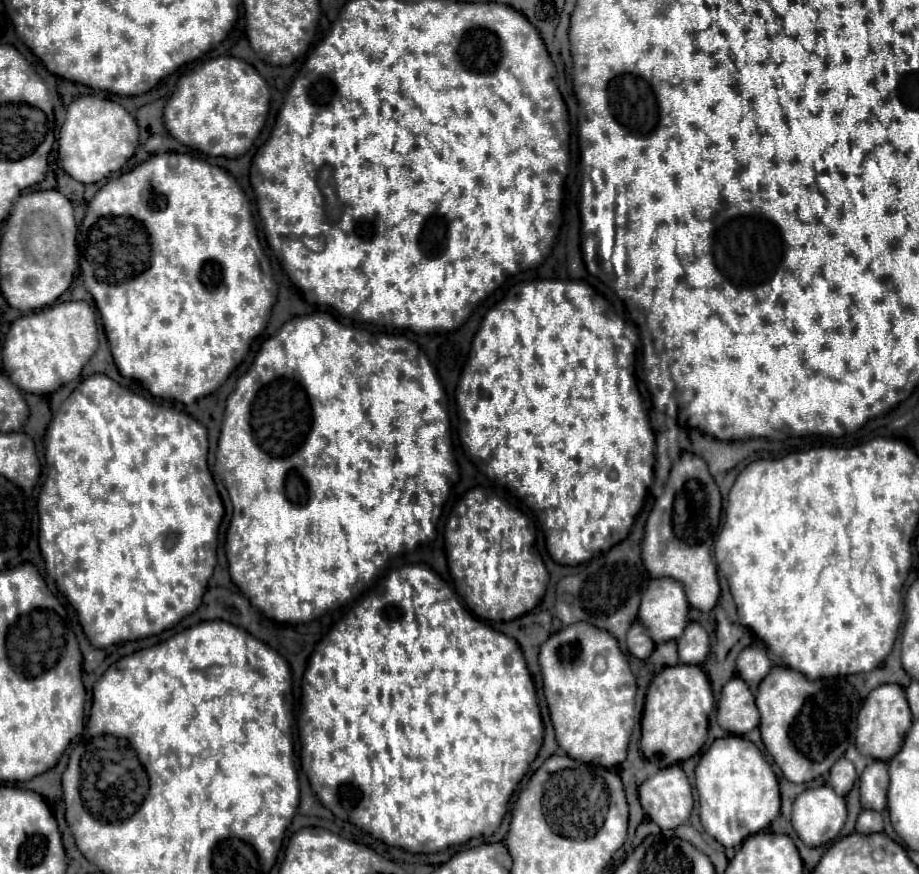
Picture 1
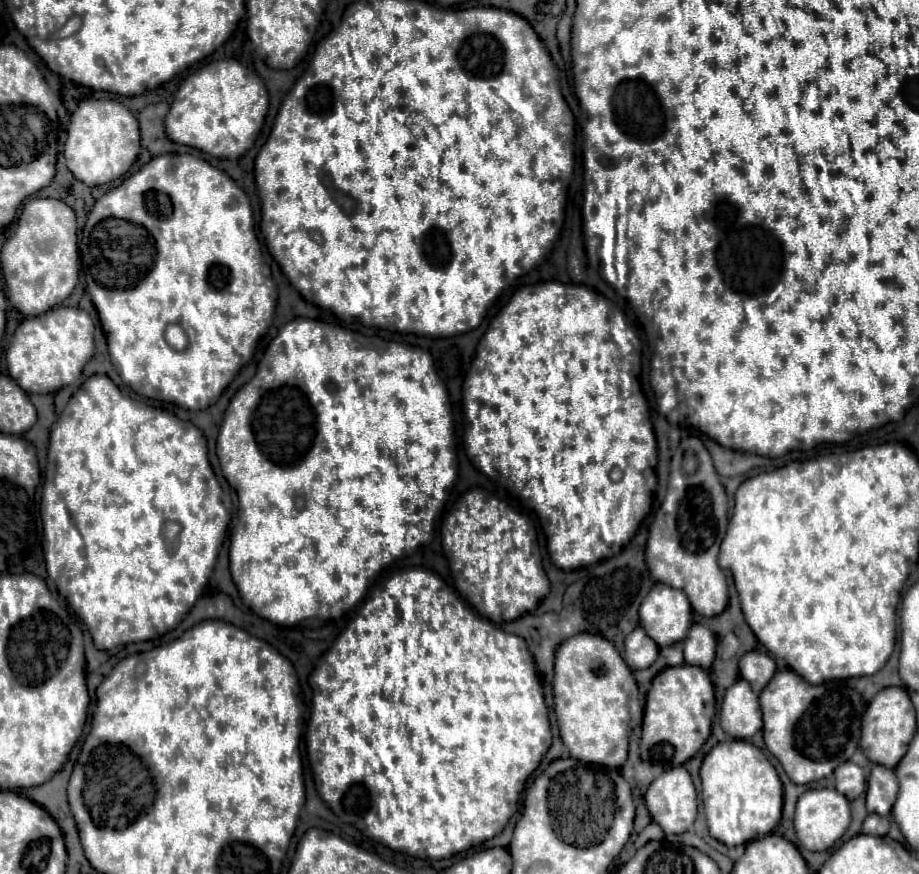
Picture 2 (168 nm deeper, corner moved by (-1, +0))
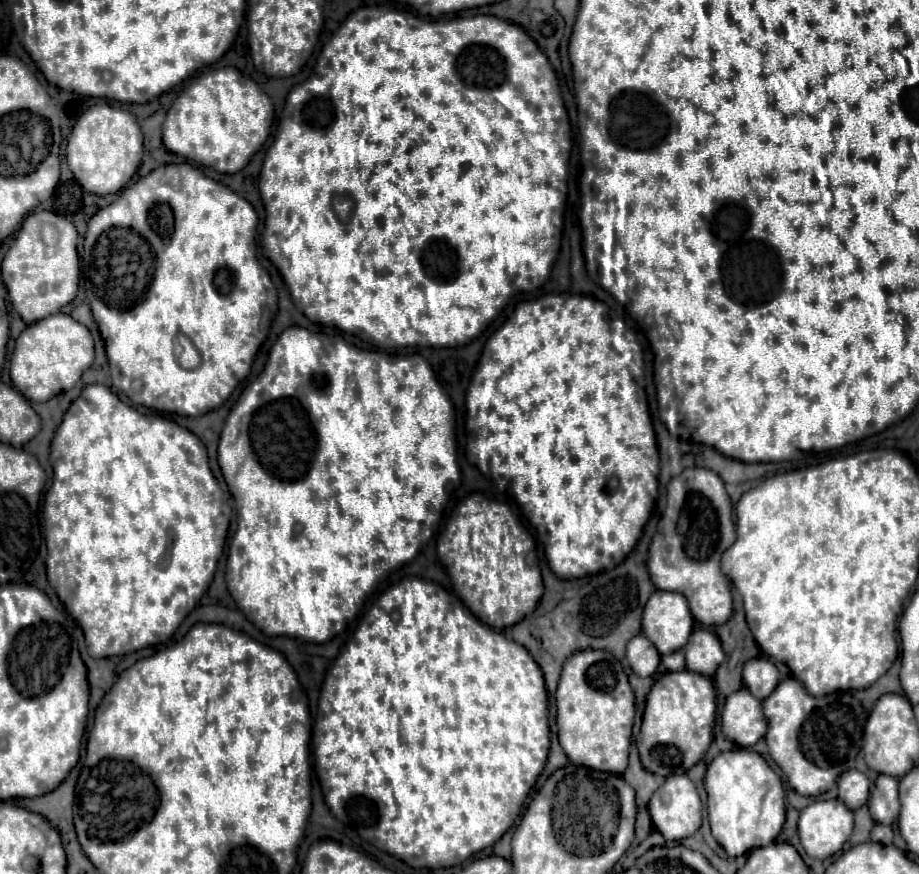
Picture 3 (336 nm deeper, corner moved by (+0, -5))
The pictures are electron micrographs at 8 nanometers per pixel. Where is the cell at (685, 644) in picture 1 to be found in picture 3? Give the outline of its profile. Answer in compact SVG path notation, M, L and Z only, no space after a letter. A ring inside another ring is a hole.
M696 629L690 635L684 651L686 651L686 669L706 677L714 675L716 667L724 661L720 639L706 629Z

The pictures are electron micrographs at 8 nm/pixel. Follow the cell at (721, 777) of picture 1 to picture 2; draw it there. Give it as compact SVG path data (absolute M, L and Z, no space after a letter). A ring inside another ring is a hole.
M747 740L719 742L701 764L701 796L707 826L713 838L725 846L737 846L767 836L781 820L783 786L775 766Z

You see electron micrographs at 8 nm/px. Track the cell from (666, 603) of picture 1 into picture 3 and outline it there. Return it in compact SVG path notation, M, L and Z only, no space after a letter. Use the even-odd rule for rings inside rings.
M654 591L642 613L642 635L658 647L660 655L682 649L692 633L692 625L688 603L678 593Z

